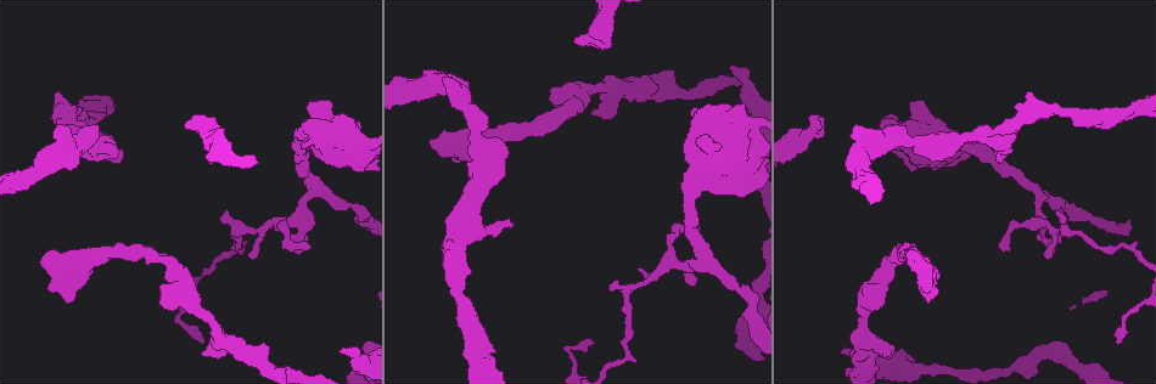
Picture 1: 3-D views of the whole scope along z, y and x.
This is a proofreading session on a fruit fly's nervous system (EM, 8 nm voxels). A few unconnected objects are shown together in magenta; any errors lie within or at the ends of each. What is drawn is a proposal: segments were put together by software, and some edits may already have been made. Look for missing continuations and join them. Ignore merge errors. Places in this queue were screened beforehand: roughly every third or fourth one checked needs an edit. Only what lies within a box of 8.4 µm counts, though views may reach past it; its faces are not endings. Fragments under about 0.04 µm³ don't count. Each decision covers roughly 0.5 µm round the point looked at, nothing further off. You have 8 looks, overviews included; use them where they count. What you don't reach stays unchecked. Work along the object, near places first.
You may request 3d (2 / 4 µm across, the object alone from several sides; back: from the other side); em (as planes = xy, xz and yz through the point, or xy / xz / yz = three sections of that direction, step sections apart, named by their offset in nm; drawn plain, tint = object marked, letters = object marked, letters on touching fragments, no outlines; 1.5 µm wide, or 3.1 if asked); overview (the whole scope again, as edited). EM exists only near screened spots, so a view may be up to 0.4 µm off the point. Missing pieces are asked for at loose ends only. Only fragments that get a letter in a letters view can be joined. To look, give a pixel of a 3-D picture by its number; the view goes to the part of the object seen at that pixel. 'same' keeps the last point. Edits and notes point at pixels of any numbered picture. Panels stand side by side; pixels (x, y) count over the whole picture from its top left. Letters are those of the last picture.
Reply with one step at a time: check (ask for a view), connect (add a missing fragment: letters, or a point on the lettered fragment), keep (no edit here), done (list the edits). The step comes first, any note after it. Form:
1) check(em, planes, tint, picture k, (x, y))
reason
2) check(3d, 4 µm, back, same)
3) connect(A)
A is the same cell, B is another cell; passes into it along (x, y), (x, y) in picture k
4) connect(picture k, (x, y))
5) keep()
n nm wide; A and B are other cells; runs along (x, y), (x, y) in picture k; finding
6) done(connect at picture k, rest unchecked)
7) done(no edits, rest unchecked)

check(3d, 4 µm, picture 1, (700, 228))
branch stops here

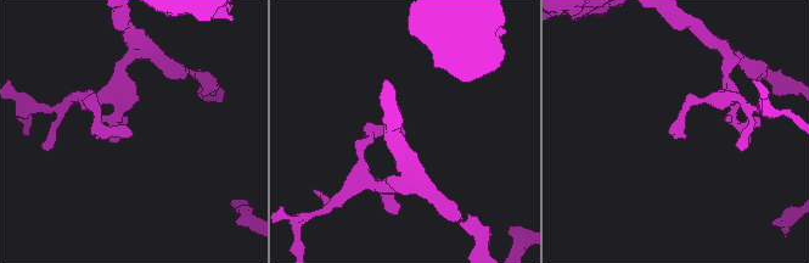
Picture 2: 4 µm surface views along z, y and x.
check(em, planes, tint, picture 2, (133, 133))
now the EM

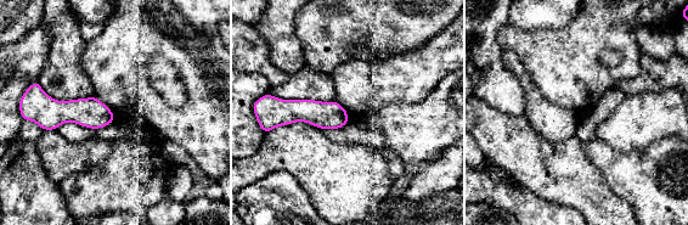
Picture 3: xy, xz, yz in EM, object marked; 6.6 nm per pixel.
check(em, planes, letters, same)

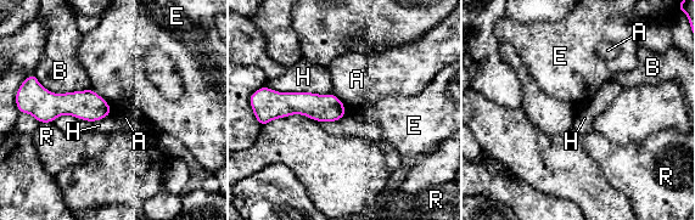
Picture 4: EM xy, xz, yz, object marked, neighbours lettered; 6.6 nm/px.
keep()
180 nm wide; A, B, E, H and R are other cells; border along (91, 88), (112, 110) in picture 4; none of them fits

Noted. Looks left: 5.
check(3d, 2 µm, picture 1, (889, 356))
free end

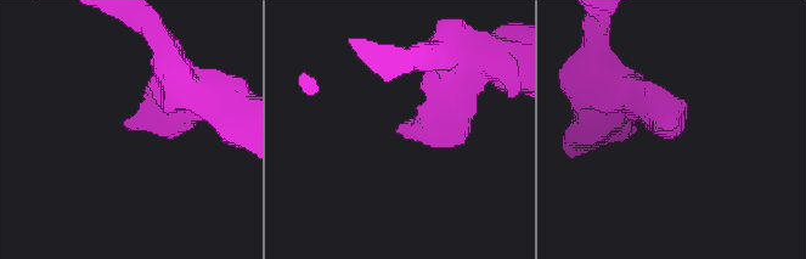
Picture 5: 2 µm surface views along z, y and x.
check(em, xz, step 4, tint, picture 5, (404, 126))
shape alone is not enough

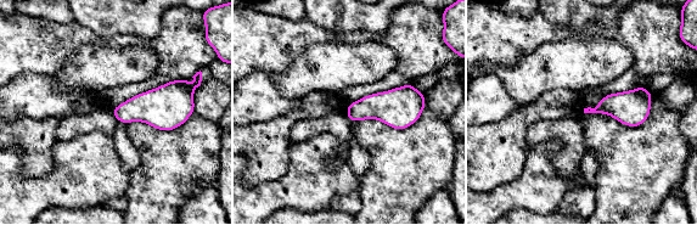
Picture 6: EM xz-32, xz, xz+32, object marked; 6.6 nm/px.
check(em, planes, letters, same)
another direction

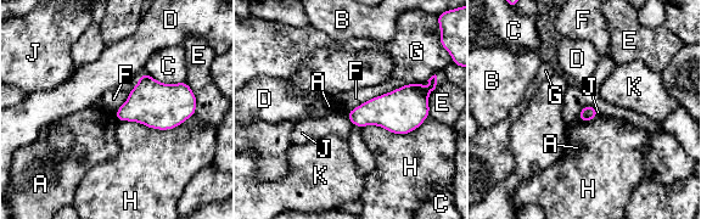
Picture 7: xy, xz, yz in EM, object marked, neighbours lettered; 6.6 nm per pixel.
keep()
A, B, C, D, E, F, G, H, J and K are other cells; no lettered fragment goes on from it

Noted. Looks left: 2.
check(3d, 2 µm, picture 1, (729, 68))
free end

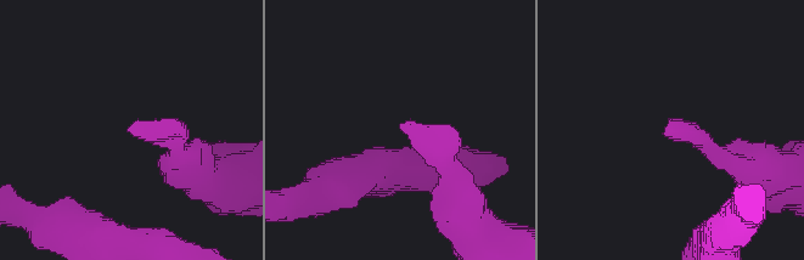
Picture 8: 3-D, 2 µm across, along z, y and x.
check(em, planes, letters, picture 8, (129, 130))

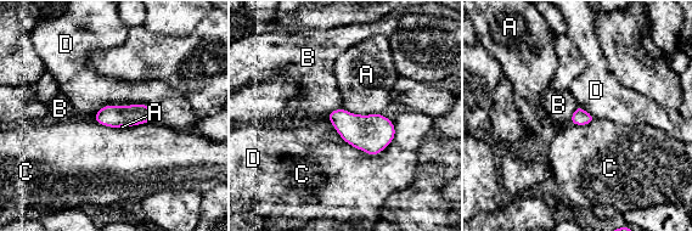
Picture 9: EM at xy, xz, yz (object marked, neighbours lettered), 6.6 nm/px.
keep()
110 nm wide; A, B, C and D are other cells; border along (93, 118), (101, 124), (118, 128) in picture 9; no lettered fragment goes on from it

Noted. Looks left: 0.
done(no edits, rest unchecked)

